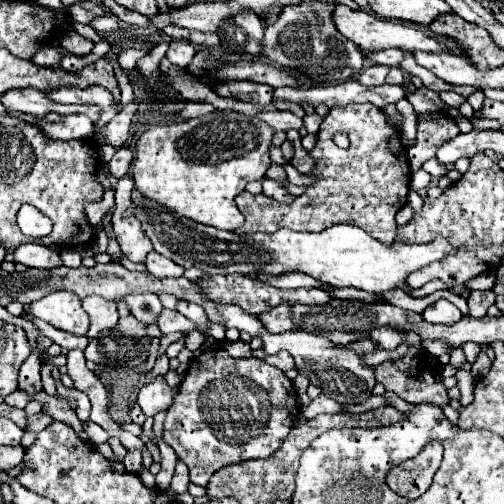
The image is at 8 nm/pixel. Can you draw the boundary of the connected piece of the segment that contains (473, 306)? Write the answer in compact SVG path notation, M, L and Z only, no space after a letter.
M473 290L471 296L467 298L467 304L469 304L469 314L473 318L483 318L487 308L495 302L495 294L493 290Z

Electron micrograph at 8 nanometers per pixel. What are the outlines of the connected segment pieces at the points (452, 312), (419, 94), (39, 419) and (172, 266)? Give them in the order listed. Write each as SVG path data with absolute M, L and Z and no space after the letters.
M437 300L435 304L425 308L423 318L433 324L455 324L461 320L461 312L455 304L447 302L447 300Z
M425 86L421 90L415 90L413 94L407 94L407 100L413 104L417 114L423 114L423 112L441 114L441 100L439 100L437 92L433 92Z
M35 414L35 416L29 416L27 418L27 426L25 426L25 432L33 432L33 434L37 434L37 432L41 432L47 424L51 424L53 422L53 418L49 418L47 414Z
M155 250L147 254L145 266L147 266L147 272L153 274L153 276L157 276L159 280L163 280L163 278L177 278L177 276L183 276L183 270L185 270L183 266L179 266L179 264L175 264L173 260L161 256L161 254L155 252Z

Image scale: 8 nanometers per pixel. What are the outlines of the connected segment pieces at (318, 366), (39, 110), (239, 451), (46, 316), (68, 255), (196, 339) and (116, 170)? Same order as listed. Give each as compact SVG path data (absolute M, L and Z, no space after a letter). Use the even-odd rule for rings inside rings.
M213 302L213 306L219 312L221 324L225 326L225 330L237 328L239 332L249 332L253 338L261 336L261 340L263 340L263 352L265 354L277 354L281 350L287 350L293 356L297 370L301 374L305 374L313 386L319 386L321 392L327 398L333 398L337 402L341 402L341 404L361 404L361 402L365 402L371 396L371 390L377 384L377 380L375 380L375 368L369 366L369 364L365 364L363 356L357 354L355 350L349 350L349 348L345 348L341 344L333 344L325 336L305 334L305 332L299 332L299 330L271 334L255 316L249 316L247 312L243 312L235 304Z
M25 88L25 90L9 90L1 96L1 104L7 110L25 112L37 118L47 116L49 112L55 112L57 116L71 116L71 114L83 114L91 118L91 122L97 122L101 116L101 106L77 106L77 104L57 104L53 100L47 100L47 92Z
M223 348L203 350L189 364L179 394L167 410L163 440L187 464L191 482L205 486L227 464L271 456L287 438L297 412L293 382L279 368L253 358L235 360Z
M73 292L47 294L45 298L33 302L29 306L29 312L35 318L41 318L49 322L51 326L71 332L71 334L85 336L89 328L89 320L81 308L81 300Z
M63 248L61 250L63 265L70 268L78 268L82 264L82 257L77 248Z
M193 330L193 332L189 332L189 334L185 336L185 348L191 350L191 352L199 350L199 348L203 346L203 342L205 342L205 334L199 332L199 330Z
M121 146L121 148L117 148L115 156L113 156L111 162L107 164L107 170L109 170L115 178L123 178L123 176L129 172L131 160L133 160L133 152L131 152L129 148Z

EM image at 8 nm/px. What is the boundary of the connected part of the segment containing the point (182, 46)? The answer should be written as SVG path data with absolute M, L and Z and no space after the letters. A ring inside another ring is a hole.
M171 40L169 42L169 50L167 50L167 60L175 66L185 68L197 54L197 48L191 42L179 42L179 40Z

